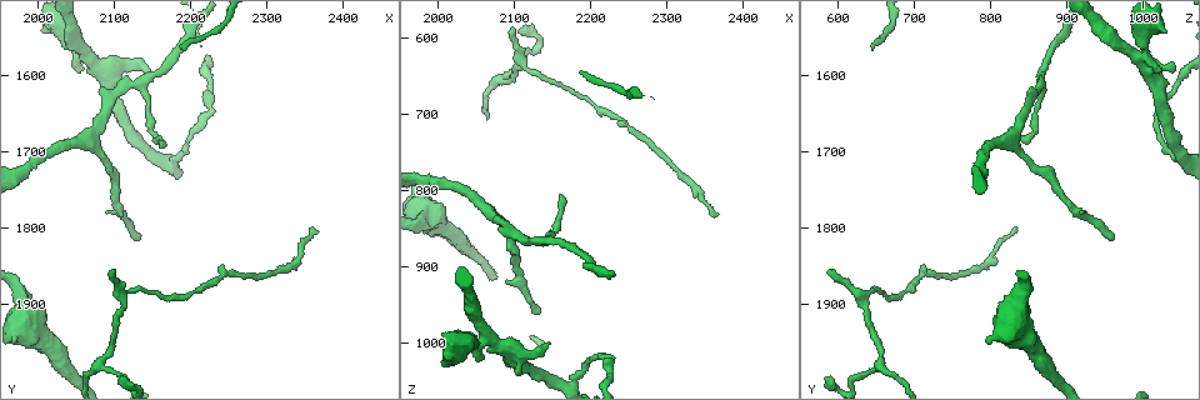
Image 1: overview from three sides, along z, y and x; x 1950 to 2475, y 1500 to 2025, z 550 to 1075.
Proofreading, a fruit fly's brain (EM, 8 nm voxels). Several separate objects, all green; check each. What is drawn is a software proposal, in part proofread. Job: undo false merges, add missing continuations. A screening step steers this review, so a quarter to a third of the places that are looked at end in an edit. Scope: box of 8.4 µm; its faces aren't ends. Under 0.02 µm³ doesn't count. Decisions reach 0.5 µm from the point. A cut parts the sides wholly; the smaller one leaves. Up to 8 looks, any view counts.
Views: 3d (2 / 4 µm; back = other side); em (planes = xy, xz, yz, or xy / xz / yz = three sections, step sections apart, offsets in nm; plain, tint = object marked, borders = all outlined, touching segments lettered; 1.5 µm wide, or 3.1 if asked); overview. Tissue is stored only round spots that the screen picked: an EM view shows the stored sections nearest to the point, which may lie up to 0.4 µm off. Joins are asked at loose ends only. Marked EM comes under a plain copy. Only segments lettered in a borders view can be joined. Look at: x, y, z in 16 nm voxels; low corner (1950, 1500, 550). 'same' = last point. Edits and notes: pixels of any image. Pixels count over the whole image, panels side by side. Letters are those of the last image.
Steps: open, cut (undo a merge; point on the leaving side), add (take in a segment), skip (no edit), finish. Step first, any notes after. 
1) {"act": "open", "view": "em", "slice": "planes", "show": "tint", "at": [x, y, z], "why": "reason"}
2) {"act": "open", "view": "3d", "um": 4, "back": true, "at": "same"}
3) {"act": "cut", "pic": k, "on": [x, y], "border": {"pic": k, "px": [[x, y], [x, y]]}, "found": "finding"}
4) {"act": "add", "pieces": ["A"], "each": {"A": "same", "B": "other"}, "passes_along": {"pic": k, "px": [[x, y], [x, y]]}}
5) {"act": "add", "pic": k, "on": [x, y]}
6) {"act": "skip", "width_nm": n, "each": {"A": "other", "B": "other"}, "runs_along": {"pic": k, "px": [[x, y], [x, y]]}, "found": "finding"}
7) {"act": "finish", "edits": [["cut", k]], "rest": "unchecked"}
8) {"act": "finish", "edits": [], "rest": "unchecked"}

{"act": "open", "view": "3d", "um": 4, "at": [2100, 1855, 590], "why": "free end"}

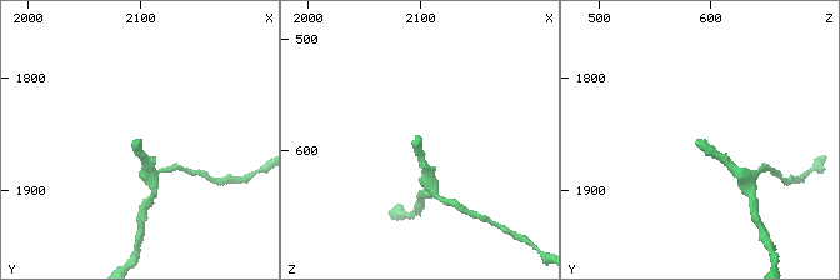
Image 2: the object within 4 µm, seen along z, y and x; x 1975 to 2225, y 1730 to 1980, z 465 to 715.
{"act": "open", "view": "em", "slice": "yz", "step": 4, "show": "borders", "at": [2096, 1854, 588]}

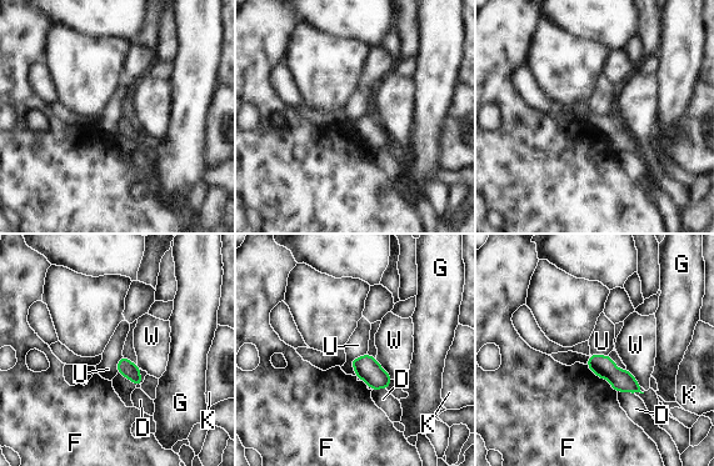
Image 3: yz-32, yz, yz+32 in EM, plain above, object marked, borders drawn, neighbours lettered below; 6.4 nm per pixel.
{"act": "open", "view": "em", "slice": "planes", "show": "borders", "at": "same"}

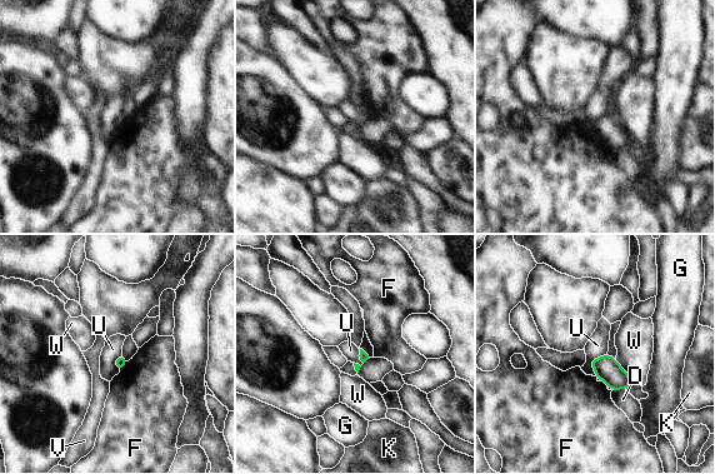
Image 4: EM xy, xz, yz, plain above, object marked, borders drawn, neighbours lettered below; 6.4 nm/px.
{"act": "skip", "each": {"D": "other", "F": "other", "G": "other", "K": "other", "U": "other", "V": "other", "W": "other"}, "border": {"pic": 4, "px": [[606, 353], [590, 362], [595, 375]]}, "found": "none of them fits"}

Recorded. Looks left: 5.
{"act": "open", "view": "3d", "um": 4, "at": [2060, 1680, 825]}

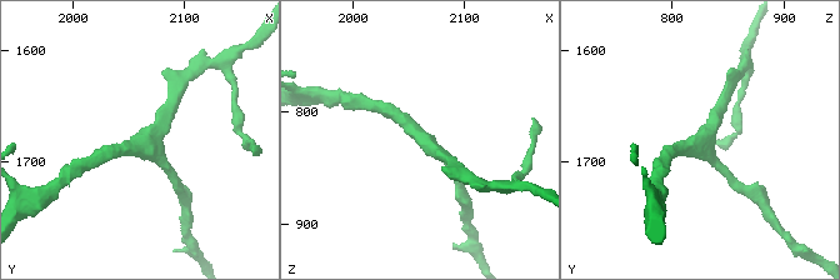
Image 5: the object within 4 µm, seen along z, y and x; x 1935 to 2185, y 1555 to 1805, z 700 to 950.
{"act": "open", "view": "em", "slice": "xy", "step": 8, "show": "borders", "at": [2062, 1684, 824], "why": "now the EM"}

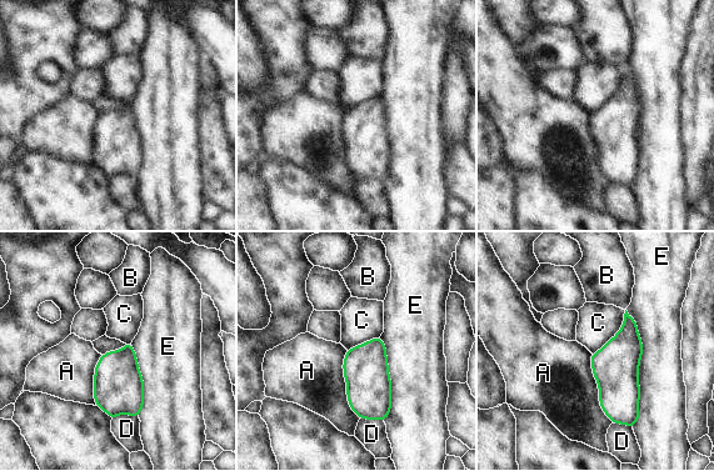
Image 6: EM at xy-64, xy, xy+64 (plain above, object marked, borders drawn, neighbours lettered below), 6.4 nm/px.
{"act": "open", "view": "em", "slice": "yz", "step": 4, "show": "borders", "at": "same"}

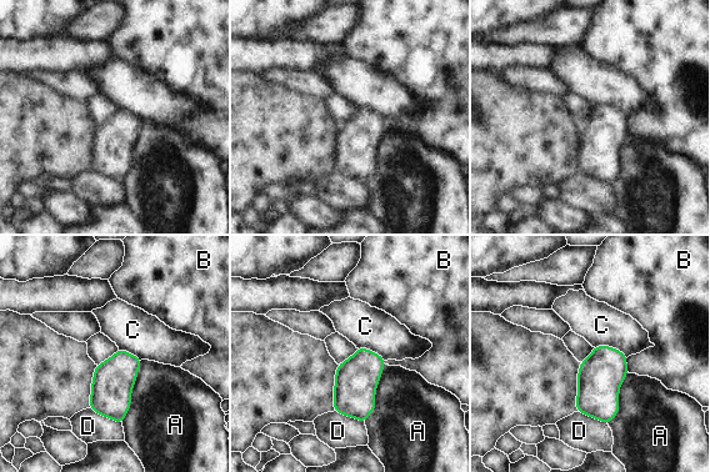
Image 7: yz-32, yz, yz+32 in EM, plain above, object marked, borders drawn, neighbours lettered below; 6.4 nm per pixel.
{"act": "skip", "width_nm": 260, "each": {"A": "other", "B": "other", "C": "other", "D": "other"}, "border": {"pic": 7, "px": [[141, 360], [130, 407], [121, 422]]}, "found": "all the same neuron"}

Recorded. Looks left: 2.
{"act": "open", "view": "em", "slice": "planes", "show": "borders", "at": [2135, 1615, 865], "why": "sudden change in width"}

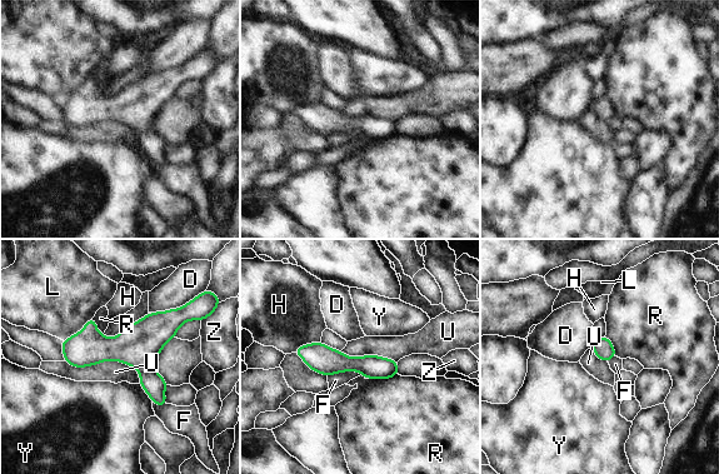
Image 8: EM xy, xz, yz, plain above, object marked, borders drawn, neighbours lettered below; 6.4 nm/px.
{"act": "skip", "longest_contact_nm": ["U", 500], "each": {"D": "other", "F": "other", "H": "other", "L": "other", "R": "other", "U": "other", "Y": "other", "Z": "other"}, "border": {"pic": 8, "px": [[64, 360], [120, 360], [140, 383]]}, "found": "all the same neuron"}

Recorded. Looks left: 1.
{"act": "finish", "edits": [], "rest": "unchecked"}

